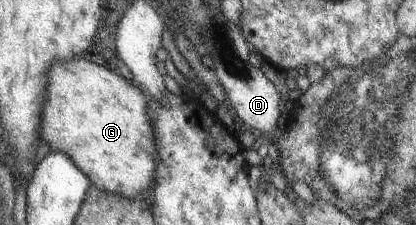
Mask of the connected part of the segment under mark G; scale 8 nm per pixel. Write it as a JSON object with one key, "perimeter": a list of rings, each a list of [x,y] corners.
{"perimeter":[[[72,57],[70,60],[54,61],[47,70],[47,83],[45,86],[44,104],[41,110],[41,119],[39,122],[39,138],[48,144],[49,152],[62,153],[82,171],[82,174],[90,180],[98,190],[116,193],[122,195],[125,199],[132,197],[141,197],[142,190],[151,189],[153,176],[157,165],[157,156],[153,138],[153,128],[151,127],[149,117],[147,116],[148,96],[143,96],[142,92],[136,88],[132,81],[127,81],[118,73],[113,73],[110,69],[102,67],[96,63],[91,63],[84,58]]]}

